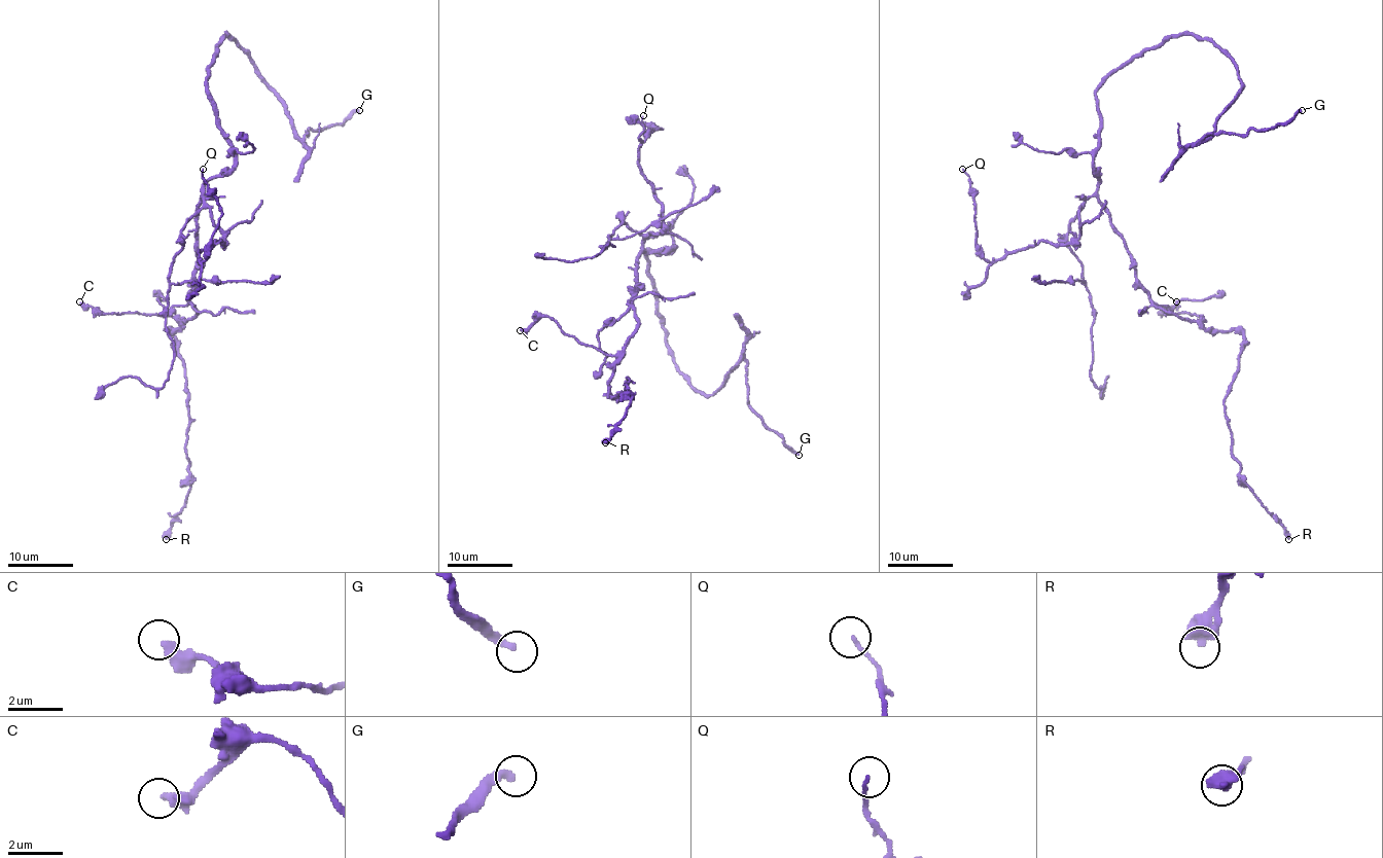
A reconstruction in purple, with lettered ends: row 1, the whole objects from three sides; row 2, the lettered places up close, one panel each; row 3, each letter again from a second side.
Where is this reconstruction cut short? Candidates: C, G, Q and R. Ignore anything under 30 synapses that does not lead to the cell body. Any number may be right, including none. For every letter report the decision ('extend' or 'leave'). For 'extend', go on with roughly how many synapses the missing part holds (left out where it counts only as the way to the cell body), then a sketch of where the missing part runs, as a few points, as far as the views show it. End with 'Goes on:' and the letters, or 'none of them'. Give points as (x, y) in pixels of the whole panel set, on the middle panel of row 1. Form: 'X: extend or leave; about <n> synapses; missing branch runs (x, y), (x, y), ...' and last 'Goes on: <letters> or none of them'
C: leave
G: extend
Q: leave
R: leave
Goes on: G

